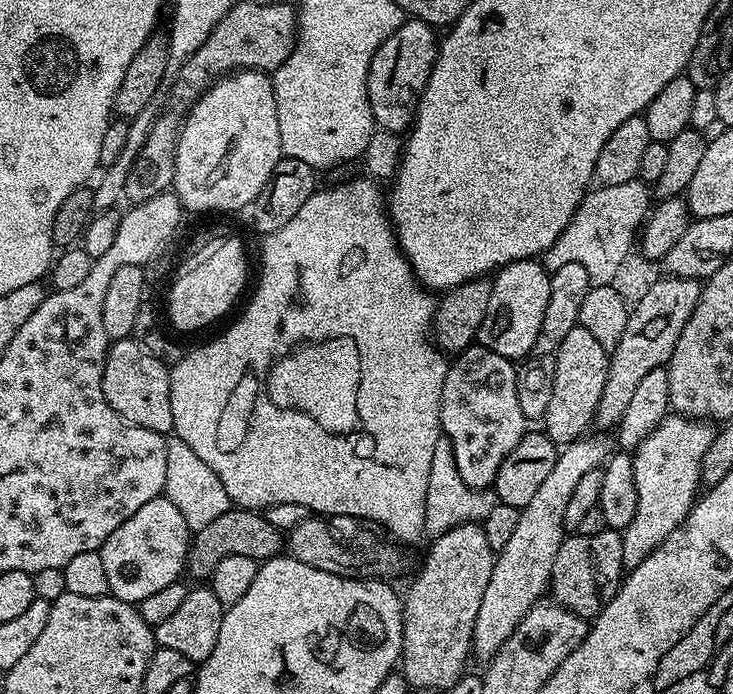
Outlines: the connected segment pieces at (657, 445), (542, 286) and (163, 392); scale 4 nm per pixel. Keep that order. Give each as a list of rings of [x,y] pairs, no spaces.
[[[669,414],[636,449],[634,482],[638,486],[638,511],[630,526],[622,529],[622,558],[625,569],[631,570],[645,560],[688,516],[702,488],[700,471],[702,458],[715,439],[717,429],[703,420],[692,420],[688,416]]]
[[[536,258],[515,260],[499,269],[491,277],[490,302],[486,306],[486,318],[482,318],[479,343],[513,362],[527,357],[535,349],[542,330],[546,302],[550,302],[551,281],[549,269]]]
[[[134,339],[113,340],[102,370],[102,394],[112,409],[128,424],[165,434],[172,432],[174,414],[170,410],[169,365],[150,354]]]

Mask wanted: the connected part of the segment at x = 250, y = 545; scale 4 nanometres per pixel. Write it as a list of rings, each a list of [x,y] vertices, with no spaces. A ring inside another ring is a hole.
[[[233,507],[226,514],[214,518],[207,526],[202,526],[191,537],[188,545],[186,561],[187,575],[207,577],[222,562],[222,558],[230,558],[230,554],[246,554],[246,558],[254,558],[258,562],[269,560],[271,556],[281,555],[286,540],[281,532],[259,511]],[[281,547],[281,548],[280,548]]]

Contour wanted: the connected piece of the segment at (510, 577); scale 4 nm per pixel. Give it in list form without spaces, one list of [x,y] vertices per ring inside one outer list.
[[[585,434],[573,444],[565,444],[559,449],[554,470],[550,470],[550,475],[543,480],[534,498],[520,509],[514,535],[506,541],[504,549],[496,553],[490,583],[486,586],[486,594],[482,594],[478,618],[474,618],[471,655],[475,659],[477,656],[481,662],[491,660],[502,642],[514,634],[518,622],[522,622],[524,615],[549,591],[554,558],[558,558],[558,546],[562,546],[566,535],[566,505],[574,494],[574,486],[578,486],[578,481],[590,474],[590,470],[600,468],[610,455],[608,440],[604,437],[607,435],[592,435]]]

